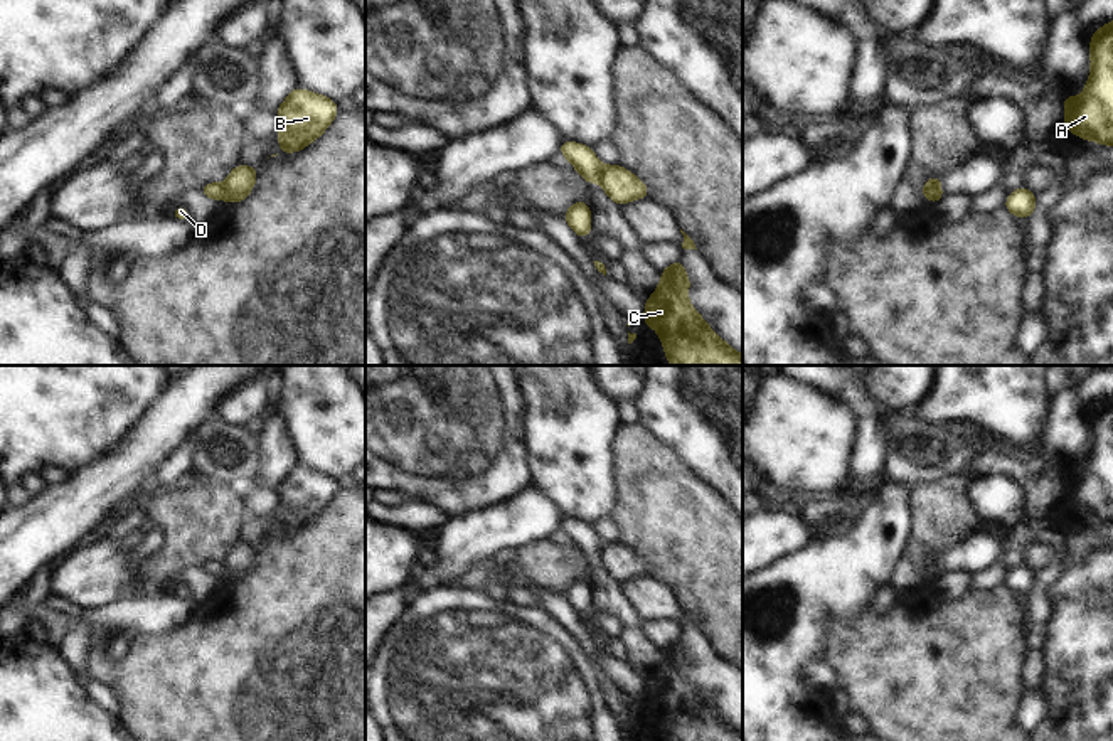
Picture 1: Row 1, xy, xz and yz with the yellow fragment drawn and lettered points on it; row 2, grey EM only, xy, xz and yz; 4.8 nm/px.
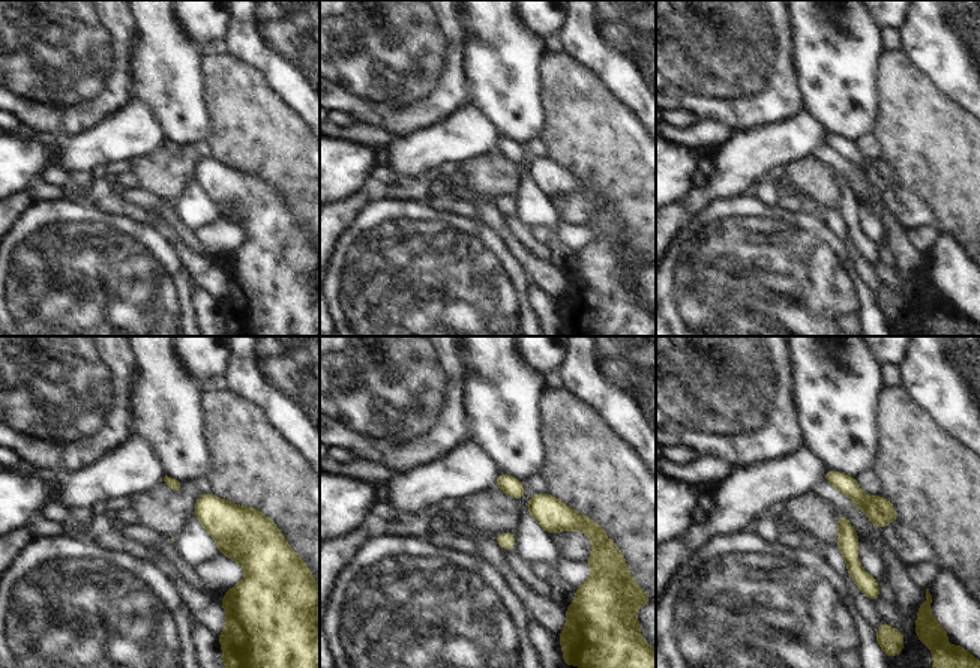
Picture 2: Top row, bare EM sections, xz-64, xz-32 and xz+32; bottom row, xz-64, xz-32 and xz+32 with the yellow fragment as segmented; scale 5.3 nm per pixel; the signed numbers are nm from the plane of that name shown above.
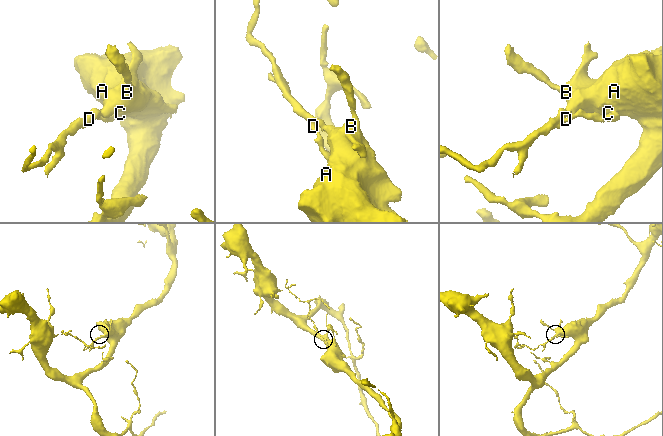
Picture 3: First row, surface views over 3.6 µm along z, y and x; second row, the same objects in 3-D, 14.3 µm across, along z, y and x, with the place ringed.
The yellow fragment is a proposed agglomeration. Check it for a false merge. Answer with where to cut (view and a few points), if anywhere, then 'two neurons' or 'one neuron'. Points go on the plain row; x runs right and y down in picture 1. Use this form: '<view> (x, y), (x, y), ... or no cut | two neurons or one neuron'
xz (600, 544), (601, 561) | two neurons

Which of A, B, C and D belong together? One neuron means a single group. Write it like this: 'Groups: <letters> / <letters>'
Groups: A B C / D.

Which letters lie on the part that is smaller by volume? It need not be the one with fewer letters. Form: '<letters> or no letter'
D

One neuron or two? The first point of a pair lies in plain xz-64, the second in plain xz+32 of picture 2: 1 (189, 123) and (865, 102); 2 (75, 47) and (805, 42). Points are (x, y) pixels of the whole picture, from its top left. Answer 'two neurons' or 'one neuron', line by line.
1: one neuron
2: two neurons

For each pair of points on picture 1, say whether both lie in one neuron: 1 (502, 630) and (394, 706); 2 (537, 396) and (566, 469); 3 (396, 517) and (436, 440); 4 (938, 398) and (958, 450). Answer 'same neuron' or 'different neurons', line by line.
1: same neuron
2: same neuron
3: different neurons
4: different neurons

